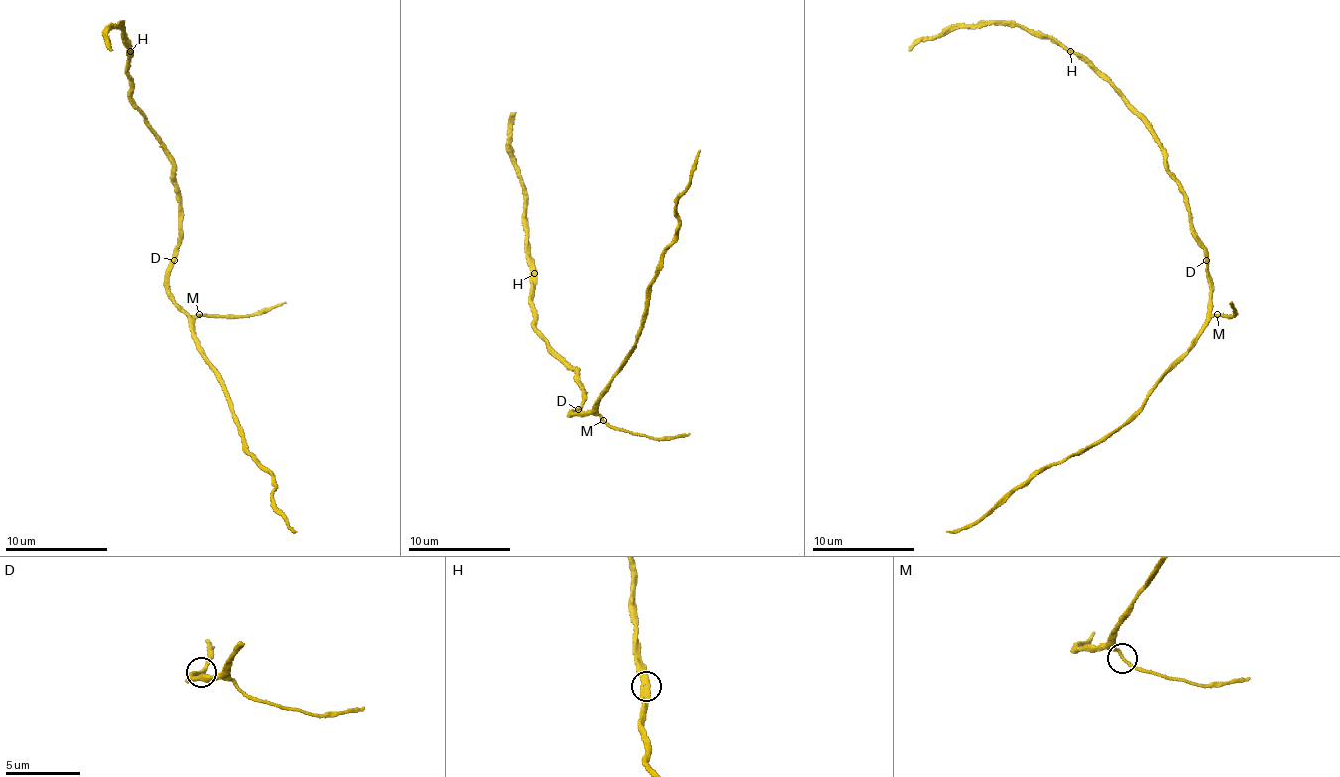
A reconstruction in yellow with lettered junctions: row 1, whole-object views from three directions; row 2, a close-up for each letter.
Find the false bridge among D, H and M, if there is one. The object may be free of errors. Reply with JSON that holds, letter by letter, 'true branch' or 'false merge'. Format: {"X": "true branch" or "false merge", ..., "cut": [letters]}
{"D": "true branch", "H": "true branch", "M": "true branch", "cut": []}

